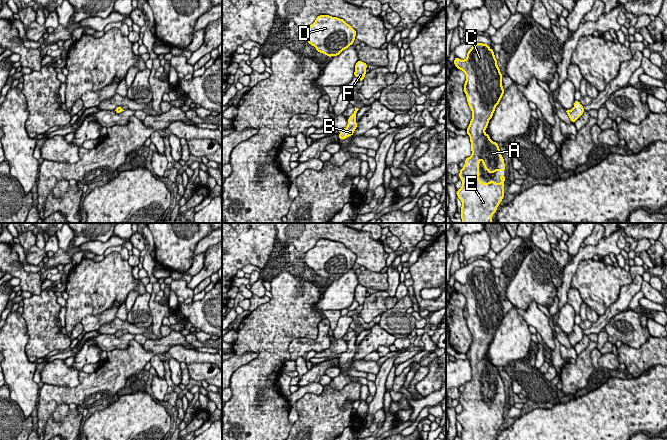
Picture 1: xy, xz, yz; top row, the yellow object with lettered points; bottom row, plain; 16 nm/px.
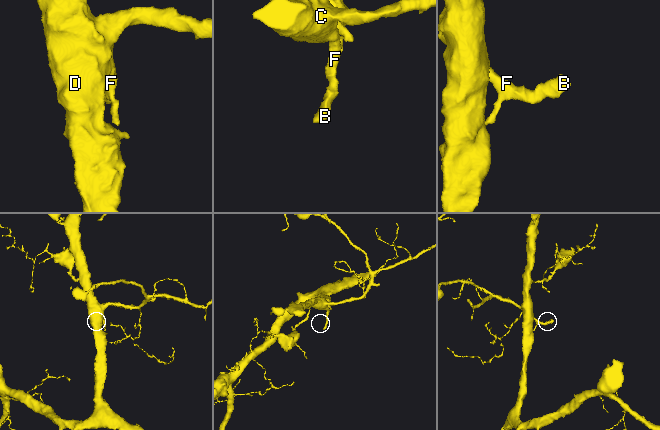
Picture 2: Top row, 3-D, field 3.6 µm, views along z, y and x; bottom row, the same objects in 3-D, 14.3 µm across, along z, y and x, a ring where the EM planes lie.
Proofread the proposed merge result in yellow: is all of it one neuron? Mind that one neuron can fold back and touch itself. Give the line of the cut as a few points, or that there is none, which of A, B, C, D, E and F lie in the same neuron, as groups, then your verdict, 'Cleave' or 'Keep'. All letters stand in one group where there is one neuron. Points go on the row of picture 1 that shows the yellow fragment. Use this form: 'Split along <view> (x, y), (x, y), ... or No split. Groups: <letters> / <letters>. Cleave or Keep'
No split. Groups: A B C D E F. Keep

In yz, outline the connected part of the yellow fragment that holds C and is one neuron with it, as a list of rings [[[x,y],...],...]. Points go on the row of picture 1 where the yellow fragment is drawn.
[[[475,43],[468,51],[465,60],[456,57],[454,64],[466,74],[464,93],[472,111],[472,119],[466,130],[470,137],[472,154],[465,159],[465,164],[460,170],[459,178],[462,181],[462,187],[456,192],[462,202],[461,219],[462,223],[492,223],[492,216],[504,198],[505,176],[499,177],[501,183],[493,182],[493,179],[490,179],[489,183],[482,183],[479,180],[479,162],[484,164],[484,169],[491,175],[496,171],[505,171],[504,159],[498,143],[493,142],[485,133],[489,120],[505,92],[502,86],[502,74],[497,65],[494,51],[489,48],[488,44]]]

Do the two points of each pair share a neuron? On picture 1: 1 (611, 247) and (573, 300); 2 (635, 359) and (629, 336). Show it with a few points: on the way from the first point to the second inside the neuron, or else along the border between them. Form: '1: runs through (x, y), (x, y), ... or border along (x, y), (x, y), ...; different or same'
1: border along (570, 287), (567, 302); different
2: border along (650, 335), (639, 347), (622, 344); different

